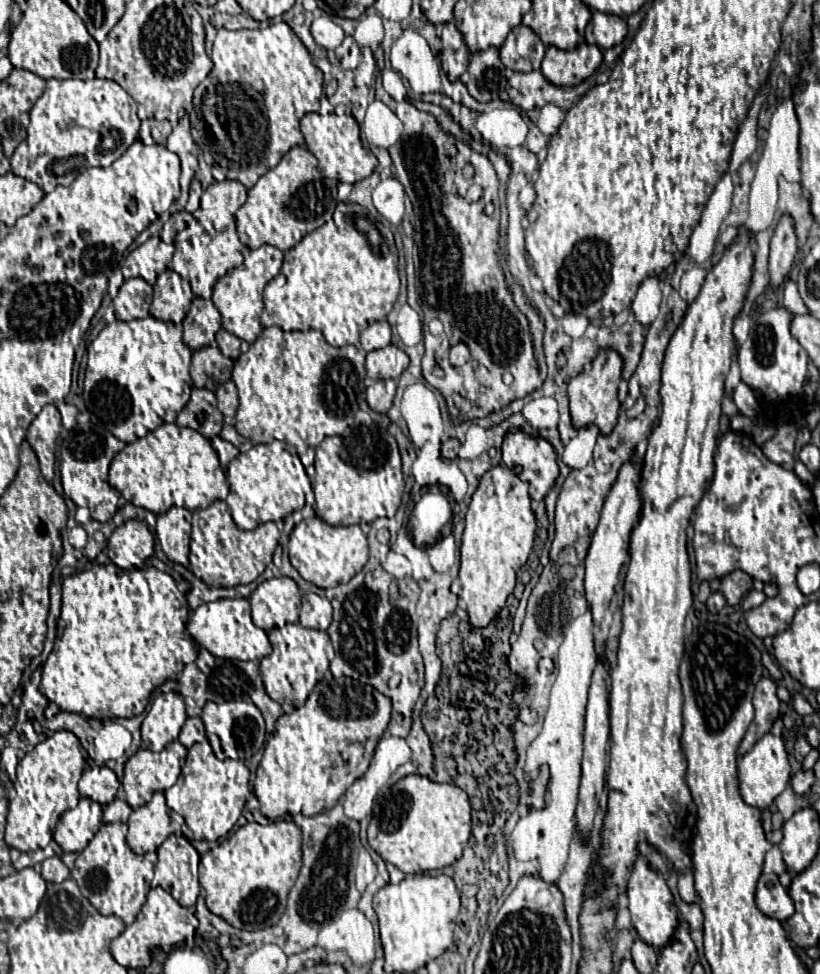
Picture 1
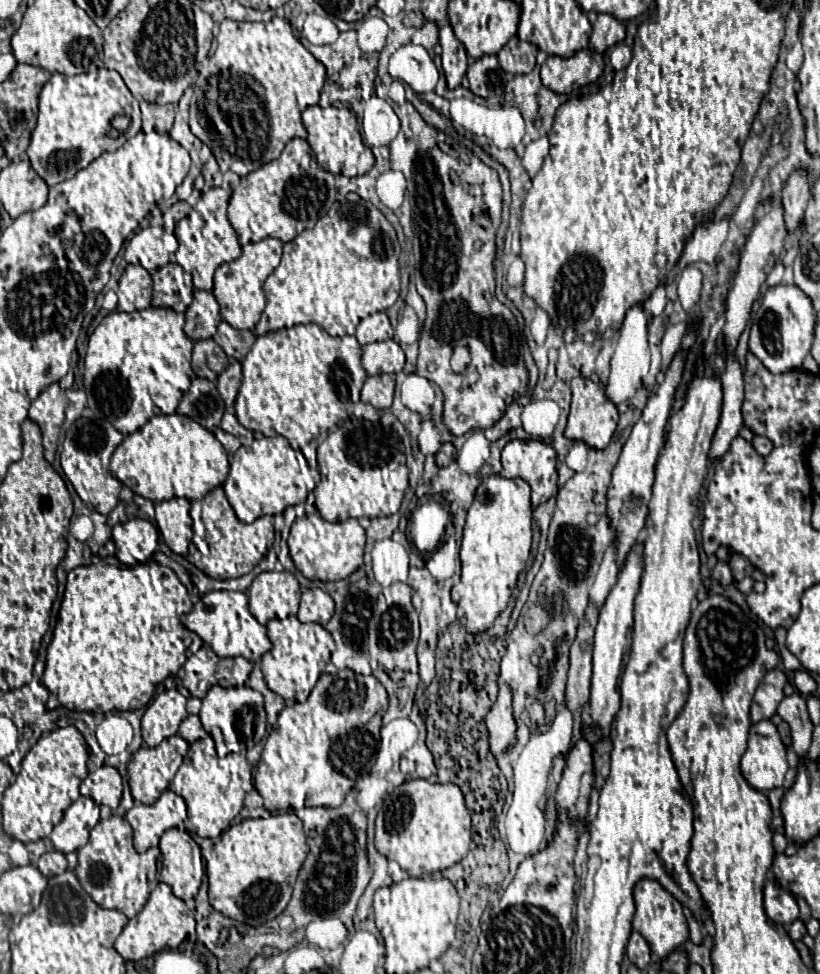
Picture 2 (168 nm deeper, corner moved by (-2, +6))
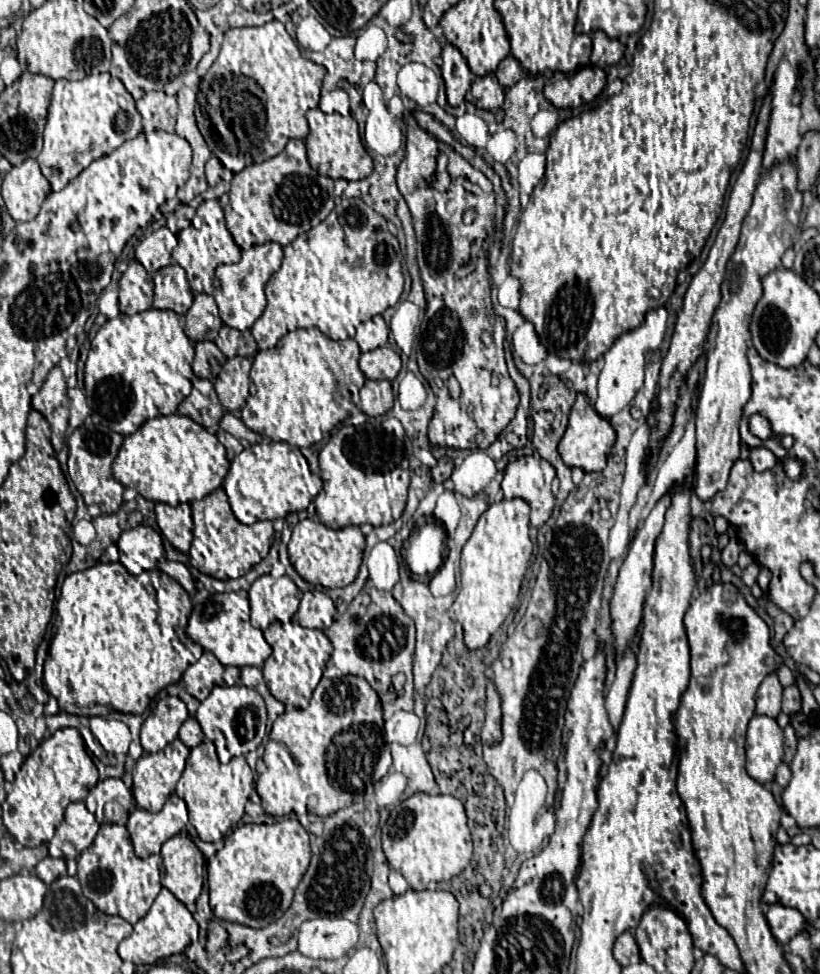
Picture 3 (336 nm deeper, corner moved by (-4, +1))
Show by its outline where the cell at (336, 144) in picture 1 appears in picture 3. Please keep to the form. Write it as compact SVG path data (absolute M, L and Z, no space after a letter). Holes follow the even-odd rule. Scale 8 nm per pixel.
M311 109L307 111L307 121L309 121L309 135L305 139L305 147L307 147L307 157L309 157L309 165L321 173L327 175L331 179L347 179L347 181L357 181L363 177L371 175L373 169L373 161L367 153L367 149L361 143L359 131L357 131L357 121L349 115L343 117L339 113L327 115L321 109Z

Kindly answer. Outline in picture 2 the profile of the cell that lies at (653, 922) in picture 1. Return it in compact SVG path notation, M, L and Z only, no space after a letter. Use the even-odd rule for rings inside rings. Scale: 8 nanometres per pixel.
M641 878L633 890L635 896L635 916L633 916L633 930L641 932L641 936L651 946L651 952L659 958L665 958L671 950L683 946L689 938L687 922L683 916L683 906L657 882L649 878Z

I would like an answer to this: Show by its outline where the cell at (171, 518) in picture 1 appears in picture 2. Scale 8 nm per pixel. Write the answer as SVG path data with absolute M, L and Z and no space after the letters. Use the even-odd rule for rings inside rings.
M171 498L165 502L155 504L155 520L165 544L175 554L187 554L193 530L191 530L191 516L189 516L189 500L185 498Z

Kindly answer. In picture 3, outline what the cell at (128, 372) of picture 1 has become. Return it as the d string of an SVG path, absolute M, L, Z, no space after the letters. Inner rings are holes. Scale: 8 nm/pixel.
M147 309L137 315L109 319L91 341L89 357L85 363L85 397L87 405L99 415L105 425L121 435L135 433L147 419L155 415L173 415L179 403L191 393L191 361L193 341L184 333L185 316L171 311Z

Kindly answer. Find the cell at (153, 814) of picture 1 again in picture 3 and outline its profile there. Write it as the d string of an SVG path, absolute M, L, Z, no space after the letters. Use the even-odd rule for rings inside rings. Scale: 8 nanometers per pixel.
M171 795L165 807L157 813L135 809L127 821L127 829L131 833L135 853L141 859L159 853L161 845L169 837L181 833L185 825L187 825L187 807L185 801L177 795Z

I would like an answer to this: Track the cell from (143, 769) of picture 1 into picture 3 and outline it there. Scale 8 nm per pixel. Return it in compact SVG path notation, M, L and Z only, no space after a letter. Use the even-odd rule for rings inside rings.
M178 738L168 744L157 753L145 753L139 757L135 769L133 769L133 797L137 807L147 811L159 811L163 809L167 797L175 791L175 785L183 773L183 767L189 757L188 749Z

